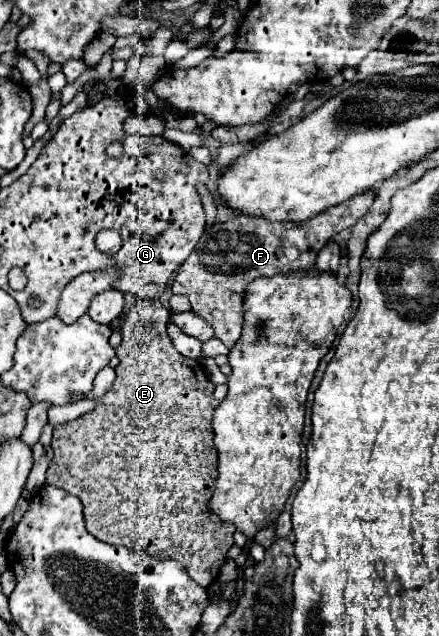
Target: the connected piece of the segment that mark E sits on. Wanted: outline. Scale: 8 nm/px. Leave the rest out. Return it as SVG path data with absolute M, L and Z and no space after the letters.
M148 299L136 301L134 307L128 313L122 315L122 323L120 323L122 343L116 349L116 357L120 359L120 365L116 367L116 381L114 381L112 389L104 397L98 399L98 405L96 405L94 411L54 429L54 439L52 439L54 461L48 467L46 483L68 491L82 501L86 529L94 537L98 537L100 541L148 551L148 555L152 555L160 561L168 561L168 559L178 561L198 585L208 587L218 577L218 569L224 563L228 549L234 545L232 535L236 531L236 527L232 527L230 523L220 523L220 519L216 519L216 515L208 515L208 487L212 487L212 467L216 467L216 455L214 455L216 449L214 449L214 443L212 443L214 435L212 435L210 421L212 421L212 413L220 405L220 401L216 401L216 397L214 397L214 383L210 383L202 363L196 361L196 359L188 359L174 349L172 339L168 337L168 331L166 331L168 319L170 319L170 309L164 307L160 301L152 301L152 299L150 301Z

